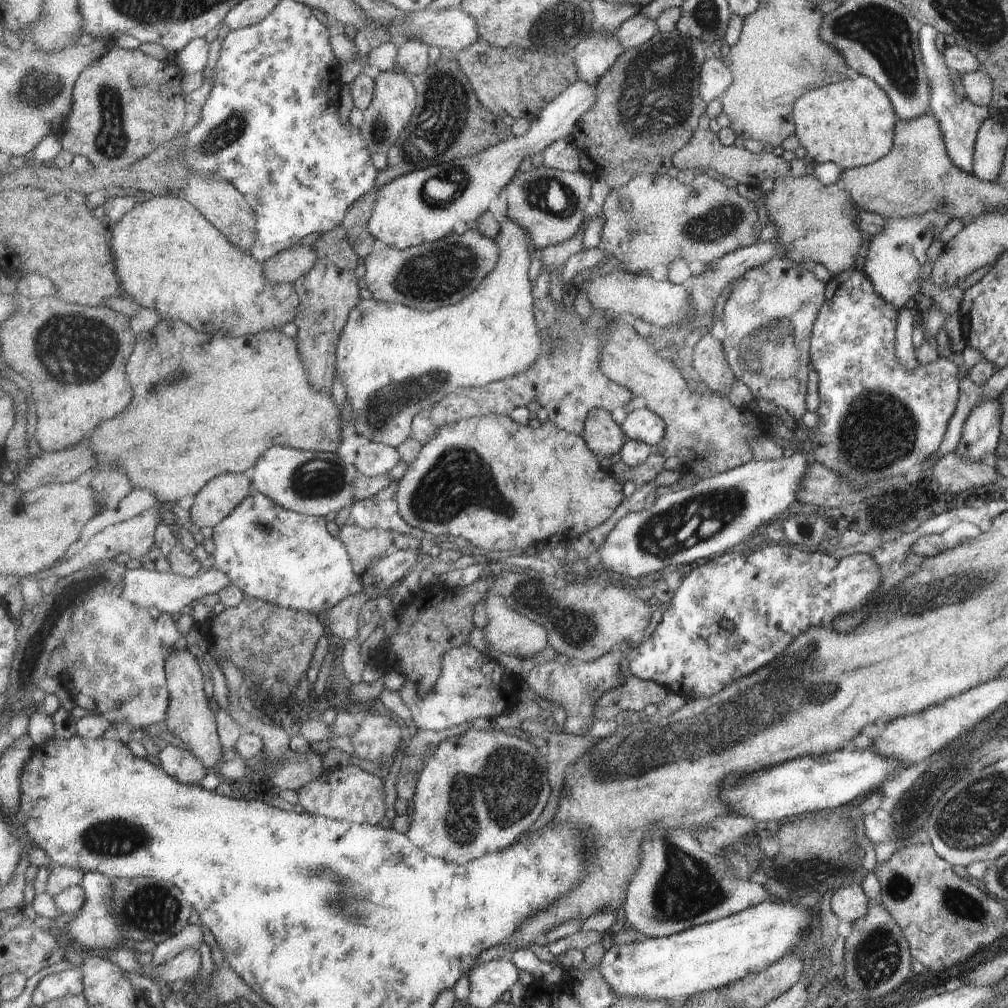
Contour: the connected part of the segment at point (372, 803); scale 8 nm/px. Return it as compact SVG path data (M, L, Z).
M351 765L331 773L323 772L319 779L301 788L297 792L298 804L310 816L320 815L339 821L379 825L385 818L383 784L377 776Z

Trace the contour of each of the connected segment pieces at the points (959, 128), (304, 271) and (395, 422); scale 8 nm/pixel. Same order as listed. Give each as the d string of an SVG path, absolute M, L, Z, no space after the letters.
M922 25L917 34L918 50L922 62L925 66L925 75L929 80L929 113L935 118L941 130L942 142L951 163L962 172L971 173L971 162L973 155L974 139L976 138L979 126L988 119L988 107L973 106L967 98L961 100L954 94L952 85L954 80L953 73L943 64L940 54L934 46L936 31L928 25Z
M298 245L265 263L265 275L274 284L297 282L313 270L317 260L314 246Z
M508 214L505 215L500 234L494 239L494 242L499 246L499 261L496 268L483 280L483 283L469 296L467 299L458 304L440 307L427 311L425 309L409 307L395 302L379 301L374 298L362 300L362 302L353 308L349 321L341 334L338 348L336 351L336 370L339 378L345 386L347 399L350 400L352 408L352 422L356 434L363 435L369 442L382 443L389 447L397 449L406 438L410 438L412 434L412 425L414 419L423 410L429 411L431 407L443 401L448 395L451 395L460 387L483 387L490 383L504 380L508 377L513 377L515 374L523 373L528 370L539 359L542 352L542 339L540 330L536 324L534 316L534 301L533 301L533 284L529 278L529 268L531 261L536 252L529 252L527 241L530 238L529 232L521 223L512 220Z

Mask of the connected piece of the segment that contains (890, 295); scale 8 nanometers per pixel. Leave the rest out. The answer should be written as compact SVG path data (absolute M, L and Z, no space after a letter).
M938 211L909 219L885 219L881 232L866 238L862 252L865 258L863 274L880 300L897 310L904 307L909 298L918 294L921 286L919 268L928 261L925 252L929 244L938 239L948 221L949 218Z

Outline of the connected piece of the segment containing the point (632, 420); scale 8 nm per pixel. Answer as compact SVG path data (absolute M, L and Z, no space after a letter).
M647 407L633 410L621 426L629 439L653 447L659 445L666 434L663 418Z

